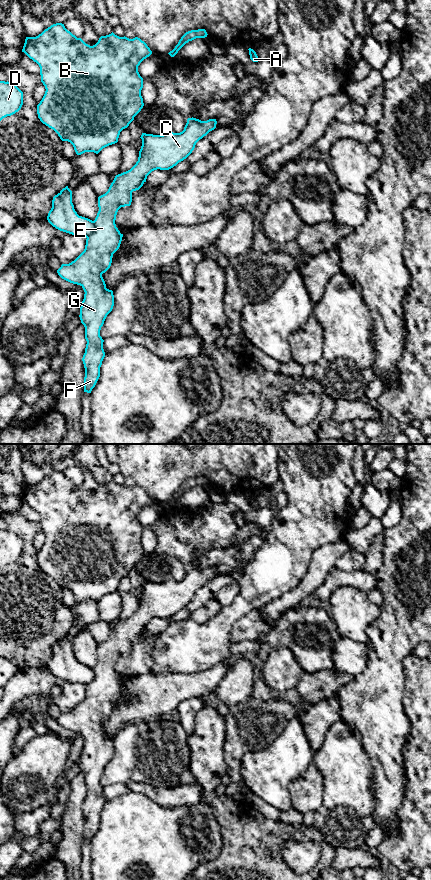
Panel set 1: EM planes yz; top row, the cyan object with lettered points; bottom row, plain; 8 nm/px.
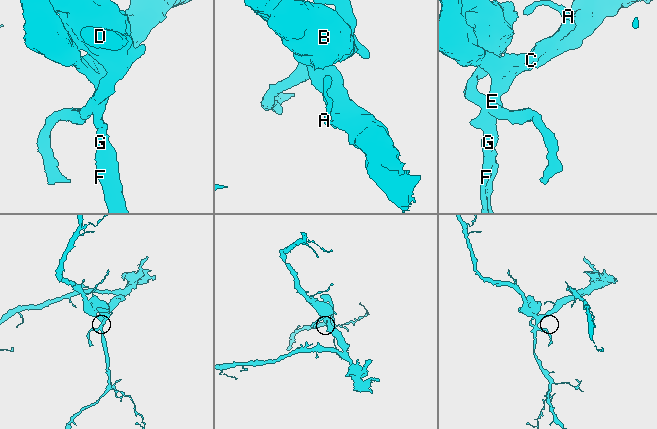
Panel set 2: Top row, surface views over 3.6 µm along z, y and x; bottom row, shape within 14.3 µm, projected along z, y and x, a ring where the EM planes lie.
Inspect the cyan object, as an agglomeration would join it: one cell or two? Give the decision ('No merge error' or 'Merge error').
Merge error

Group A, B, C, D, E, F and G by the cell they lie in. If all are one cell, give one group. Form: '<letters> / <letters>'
A C E F G / B D

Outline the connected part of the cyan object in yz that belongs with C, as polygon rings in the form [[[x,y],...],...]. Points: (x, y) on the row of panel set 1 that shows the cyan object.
[[[188,118],[184,130],[180,133],[153,135],[142,133],[142,146],[136,164],[128,171],[115,176],[108,191],[98,197],[99,211],[94,222],[94,231],[86,239],[84,251],[71,263],[62,264],[58,275],[73,284],[80,285],[85,294],[80,307],[80,320],[85,327],[87,341],[82,361],[85,368],[84,392],[91,393],[100,377],[100,367],[105,357],[104,340],[100,336],[101,327],[114,306],[113,291],[106,288],[102,274],[111,266],[113,254],[119,249],[123,234],[116,227],[115,220],[121,207],[130,206],[132,192],[139,190],[146,182],[147,176],[154,170],[169,170],[186,159],[194,150],[196,143],[216,128],[216,119],[201,121]]]

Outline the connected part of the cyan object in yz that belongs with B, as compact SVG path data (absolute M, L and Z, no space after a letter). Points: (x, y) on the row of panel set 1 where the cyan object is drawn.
M56 23L45 29L36 37L26 37L22 52L24 52L30 59L39 65L41 82L46 89L42 100L37 105L38 118L43 124L53 129L62 141L70 142L73 145L77 155L81 155L85 152L94 152L98 154L103 148L117 143L120 132L129 126L129 124L134 120L134 117L144 106L143 98L141 96L143 78L138 72L138 66L144 59L152 54L152 51L147 46L147 44L138 37L129 39L125 36L119 37L112 32L109 35L101 36L95 45L90 46L86 44L81 38L77 38L70 31L68 31L64 24Z

